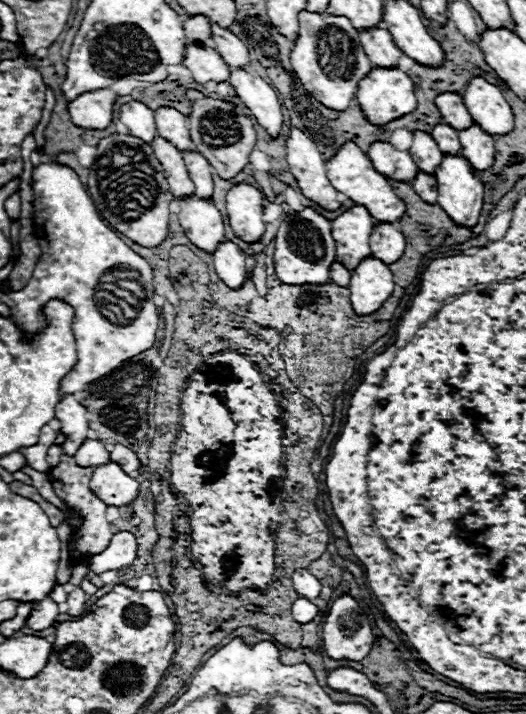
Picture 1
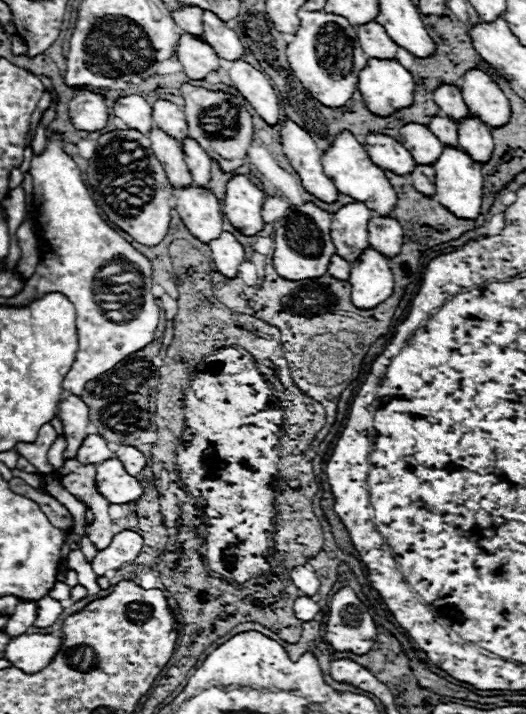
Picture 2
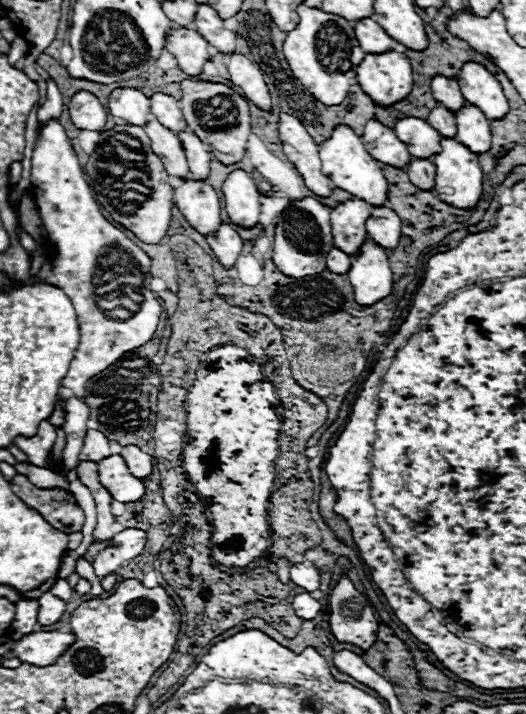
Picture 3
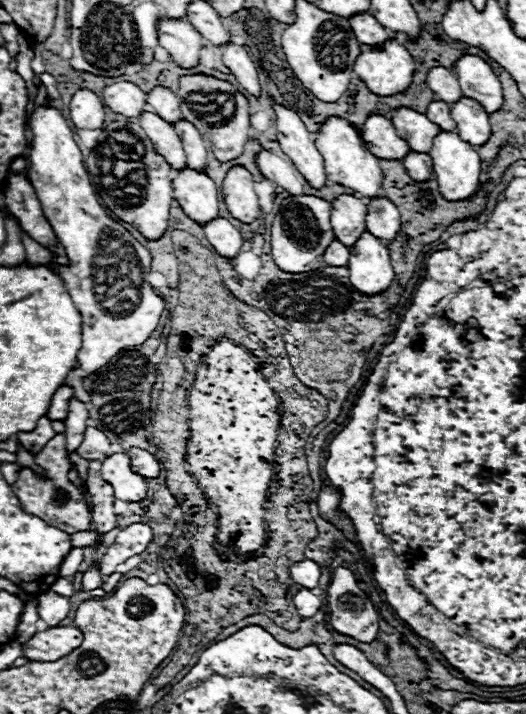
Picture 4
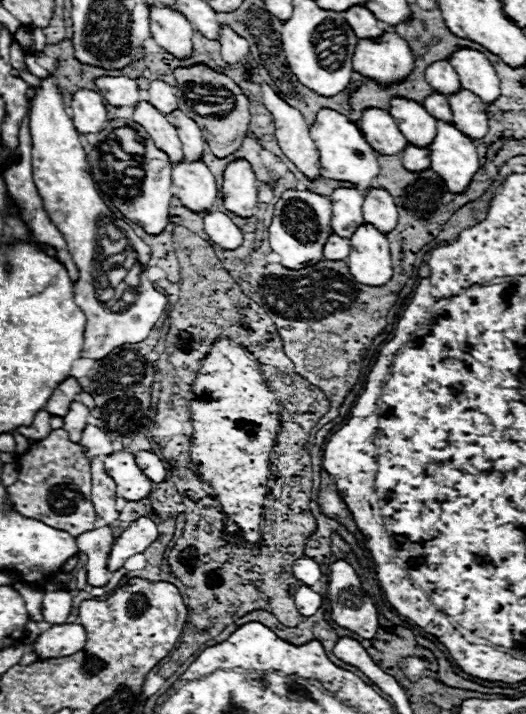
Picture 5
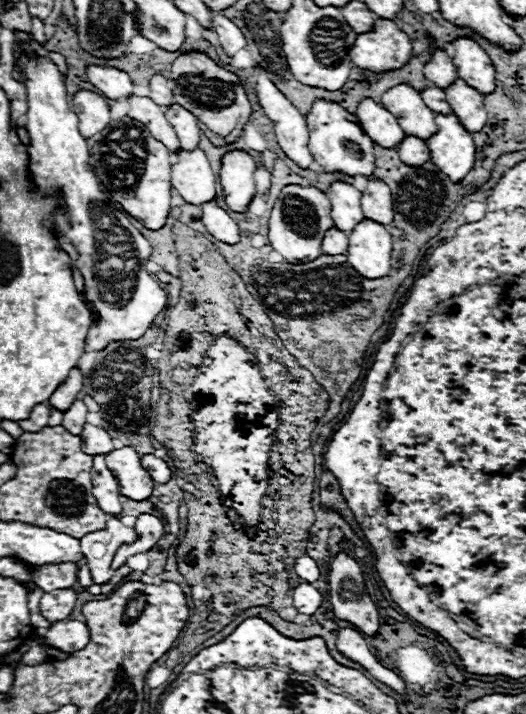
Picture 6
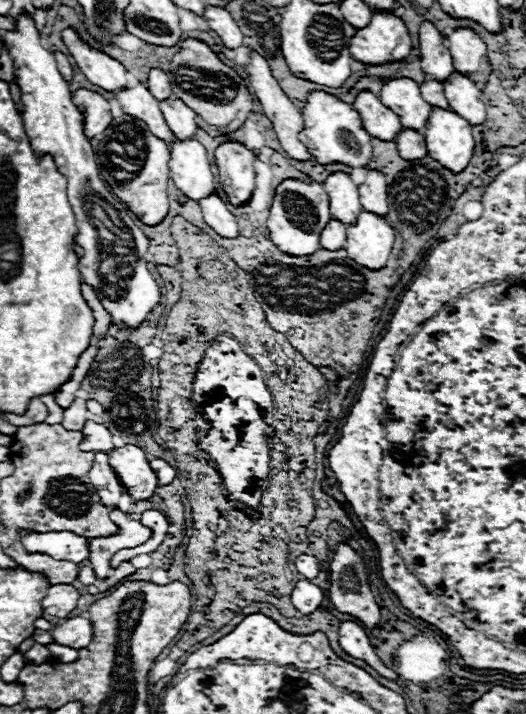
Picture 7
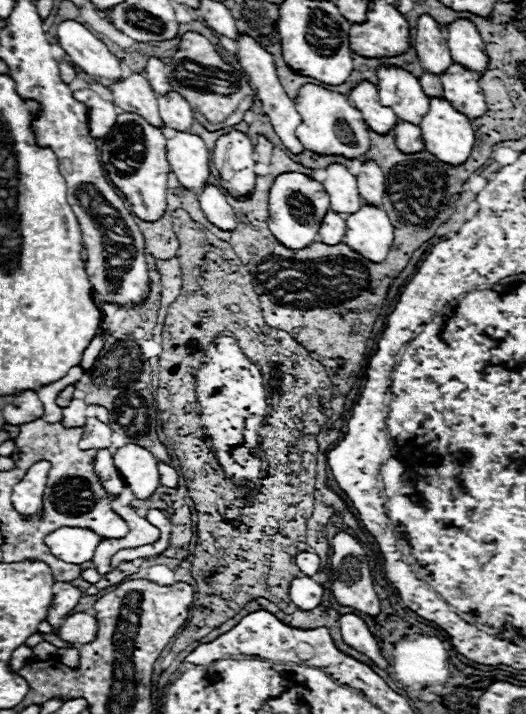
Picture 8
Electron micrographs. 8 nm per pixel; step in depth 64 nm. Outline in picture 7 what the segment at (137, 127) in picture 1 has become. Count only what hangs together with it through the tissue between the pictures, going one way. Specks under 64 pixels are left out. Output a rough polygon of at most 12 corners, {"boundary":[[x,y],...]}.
{"boundary":[[74,28],[62,40],[76,66],[108,92],[128,86],[124,66]]}

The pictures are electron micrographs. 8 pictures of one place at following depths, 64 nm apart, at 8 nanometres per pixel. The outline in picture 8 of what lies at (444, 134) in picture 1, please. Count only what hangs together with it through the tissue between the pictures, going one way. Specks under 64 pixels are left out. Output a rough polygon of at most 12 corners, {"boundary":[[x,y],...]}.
{"boundary":[[424,72],[420,86],[426,96],[442,96],[438,74]]}

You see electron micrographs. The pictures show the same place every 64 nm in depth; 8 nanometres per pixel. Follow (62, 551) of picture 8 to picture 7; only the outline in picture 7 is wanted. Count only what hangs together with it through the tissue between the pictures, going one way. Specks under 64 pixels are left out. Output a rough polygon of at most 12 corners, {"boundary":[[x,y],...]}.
{"boundary":[[76,532],[24,536],[28,552],[54,560],[88,560],[88,538]]}

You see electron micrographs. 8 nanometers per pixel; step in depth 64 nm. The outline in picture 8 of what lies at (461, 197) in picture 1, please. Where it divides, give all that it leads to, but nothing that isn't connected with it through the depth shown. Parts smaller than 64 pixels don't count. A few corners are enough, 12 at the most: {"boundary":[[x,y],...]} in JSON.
{"boundary":[[432,98],[424,146],[448,164],[472,152],[470,118]]}

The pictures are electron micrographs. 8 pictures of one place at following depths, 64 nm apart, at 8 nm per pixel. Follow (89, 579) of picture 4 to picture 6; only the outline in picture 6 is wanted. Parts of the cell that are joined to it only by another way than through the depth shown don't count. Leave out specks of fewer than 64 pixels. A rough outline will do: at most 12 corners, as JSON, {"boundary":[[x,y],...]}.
{"boundary":[[110,518],[106,530],[80,538],[94,584],[112,578],[116,548],[132,544],[136,530]]}

